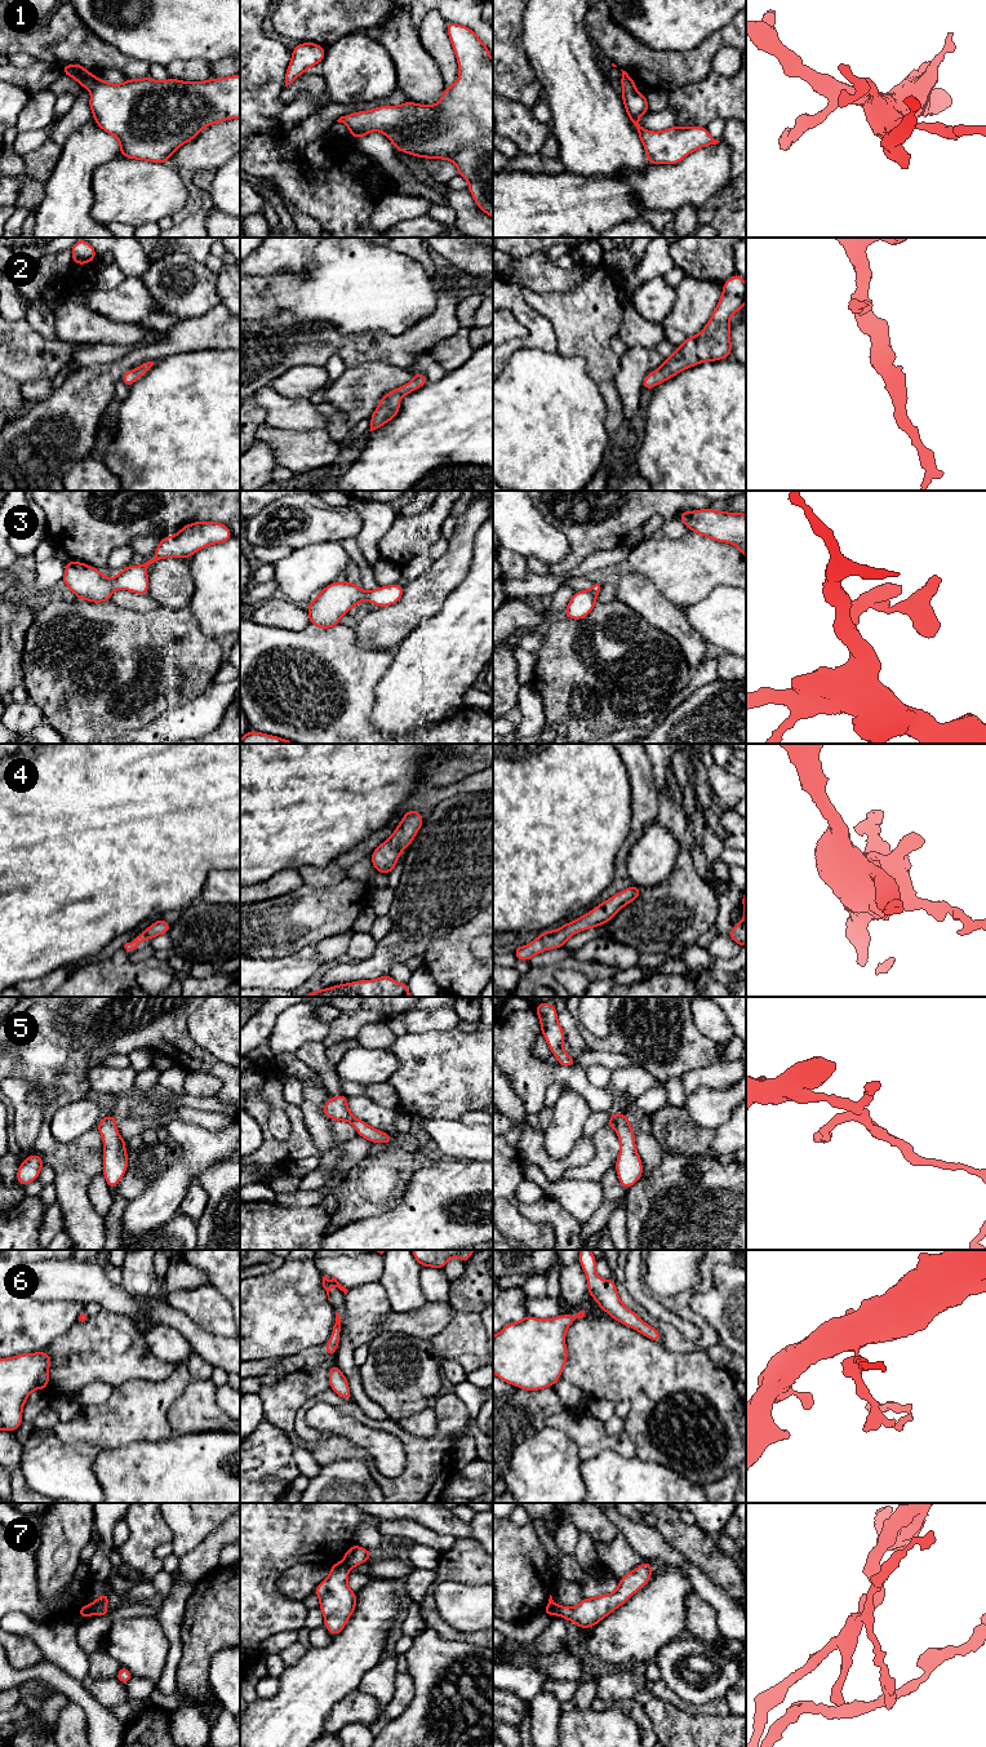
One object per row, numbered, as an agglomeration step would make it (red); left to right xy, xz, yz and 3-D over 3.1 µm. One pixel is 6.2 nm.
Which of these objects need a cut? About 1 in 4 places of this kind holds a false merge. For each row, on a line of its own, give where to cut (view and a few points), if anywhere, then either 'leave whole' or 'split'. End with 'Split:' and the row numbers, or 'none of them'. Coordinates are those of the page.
1: no cut; leave whole
2: no cut; leave whole
3: no cut; leave whole
4: no cut; leave whole
5: no cut; leave whole
6: no cut; leave whole
7: cut in xy along (89, 1604), (92, 1613); split
Split: 7

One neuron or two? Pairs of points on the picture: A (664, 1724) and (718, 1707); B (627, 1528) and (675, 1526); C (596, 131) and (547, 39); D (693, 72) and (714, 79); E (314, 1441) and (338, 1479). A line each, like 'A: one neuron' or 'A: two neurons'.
A: two neurons
B: two neurons
C: one neuron
D: two neurons
E: two neurons

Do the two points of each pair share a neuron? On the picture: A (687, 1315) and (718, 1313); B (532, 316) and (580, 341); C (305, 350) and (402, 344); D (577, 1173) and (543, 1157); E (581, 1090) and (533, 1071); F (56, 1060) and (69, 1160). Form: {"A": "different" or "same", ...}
{"A": "different", "B": "different", "C": "same", "D": "different", "E": "same", "F": "same"}

